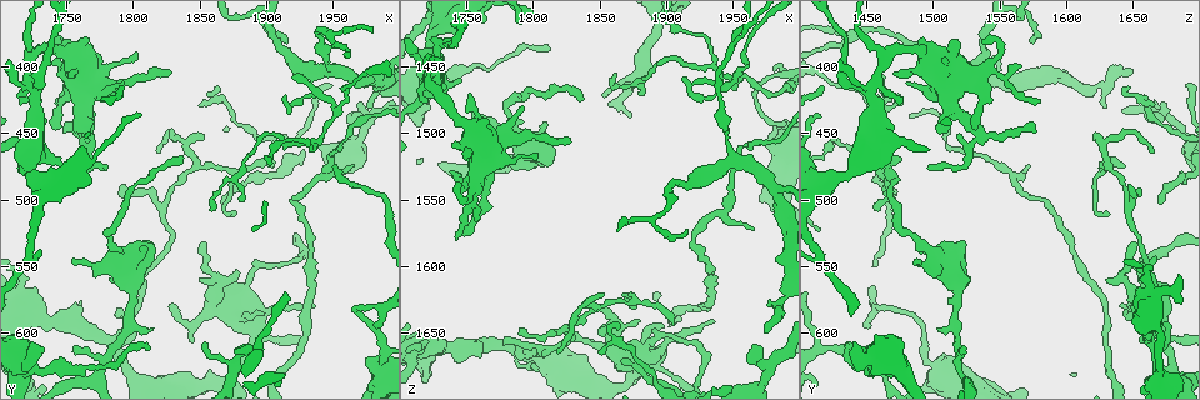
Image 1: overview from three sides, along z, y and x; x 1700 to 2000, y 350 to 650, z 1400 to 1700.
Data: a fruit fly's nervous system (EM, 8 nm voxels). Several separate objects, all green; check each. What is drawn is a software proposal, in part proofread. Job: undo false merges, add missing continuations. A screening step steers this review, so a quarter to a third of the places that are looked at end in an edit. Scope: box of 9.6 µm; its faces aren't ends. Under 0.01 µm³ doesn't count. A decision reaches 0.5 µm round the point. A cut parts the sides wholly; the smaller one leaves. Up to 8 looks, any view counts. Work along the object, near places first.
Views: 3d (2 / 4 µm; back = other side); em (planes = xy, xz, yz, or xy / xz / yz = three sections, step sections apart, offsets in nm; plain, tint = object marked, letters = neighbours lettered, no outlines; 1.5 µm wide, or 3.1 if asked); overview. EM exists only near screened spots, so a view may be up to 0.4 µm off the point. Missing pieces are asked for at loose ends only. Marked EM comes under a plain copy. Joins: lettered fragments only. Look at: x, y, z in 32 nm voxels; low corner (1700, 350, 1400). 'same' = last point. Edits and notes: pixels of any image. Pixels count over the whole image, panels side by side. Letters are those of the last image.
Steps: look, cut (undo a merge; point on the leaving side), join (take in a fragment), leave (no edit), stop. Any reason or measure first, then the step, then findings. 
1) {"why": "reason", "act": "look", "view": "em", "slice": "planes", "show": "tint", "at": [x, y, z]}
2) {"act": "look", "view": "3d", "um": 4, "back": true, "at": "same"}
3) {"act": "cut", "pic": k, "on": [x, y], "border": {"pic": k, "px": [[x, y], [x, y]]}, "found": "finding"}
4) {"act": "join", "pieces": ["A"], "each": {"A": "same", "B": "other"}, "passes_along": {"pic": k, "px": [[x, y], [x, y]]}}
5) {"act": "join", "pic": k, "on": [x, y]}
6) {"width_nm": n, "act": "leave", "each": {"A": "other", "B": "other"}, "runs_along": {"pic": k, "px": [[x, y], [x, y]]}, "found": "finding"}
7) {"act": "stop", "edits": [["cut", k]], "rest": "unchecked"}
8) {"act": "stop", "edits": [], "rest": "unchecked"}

{"why": "free end", "act": "look", "view": "em", "slice": "planes", "show": "letters", "at": [1920, 406, 1460]}

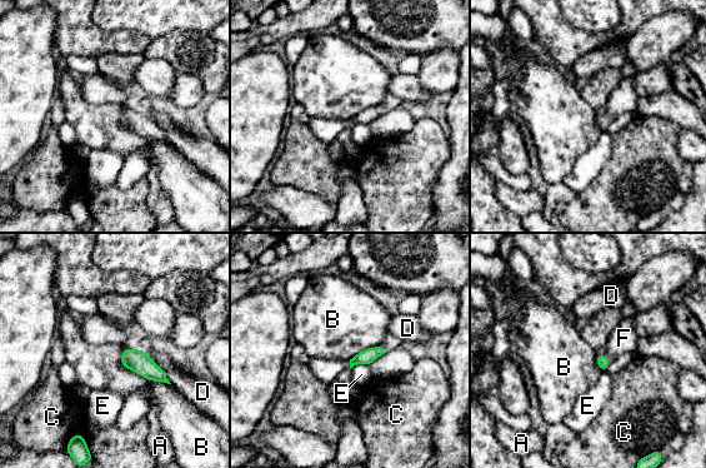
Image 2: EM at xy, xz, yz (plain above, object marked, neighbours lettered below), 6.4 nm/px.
{"width_nm": 80, "longest_contact_nm": ["B", 380], "act": "join", "pic": 2, "on": [624, 338], "each": {"A": "other", "B": "other", "C": "other", "D": "other", "E": "other", "F": "same"}, "found": "it goes on there"}

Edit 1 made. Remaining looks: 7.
{"why": "see it whole again", "act": "look", "view": "overview"}

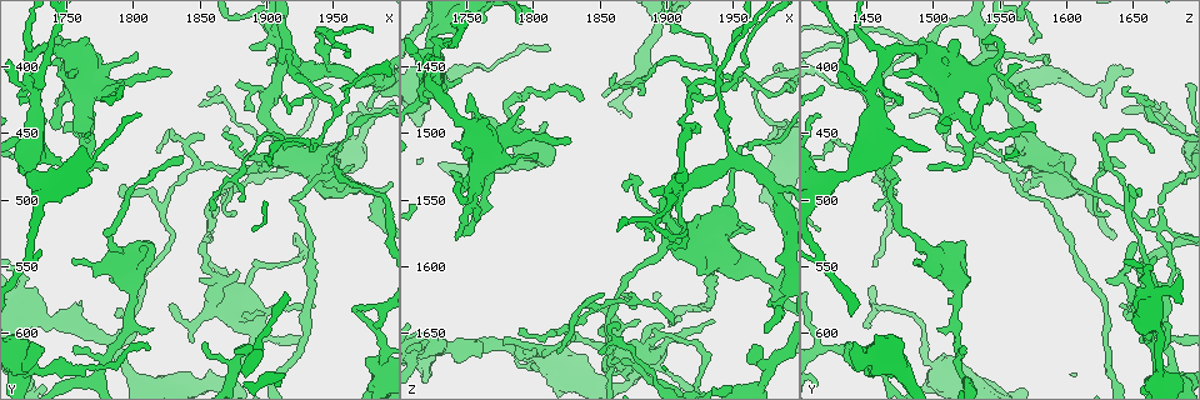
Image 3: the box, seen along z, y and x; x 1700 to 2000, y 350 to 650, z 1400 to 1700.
{"act": "look", "view": "3d", "um": 2, "at": [1730, 564, 1654]}

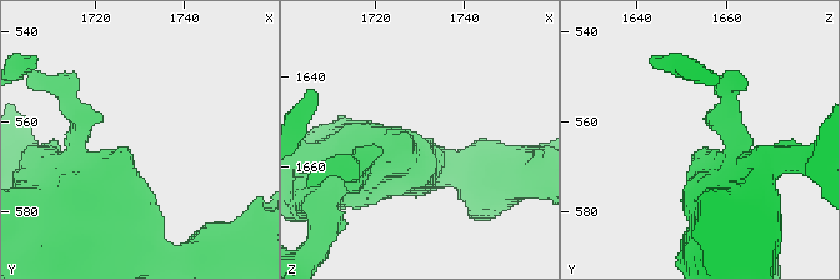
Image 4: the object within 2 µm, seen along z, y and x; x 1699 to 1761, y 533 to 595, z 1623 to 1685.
{"act": "look", "view": "em", "slice": "planes", "show": "letters", "at": [1727, 566, 1655]}

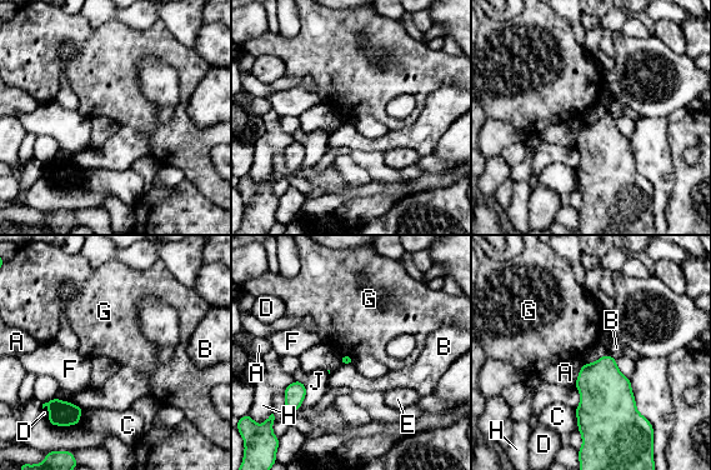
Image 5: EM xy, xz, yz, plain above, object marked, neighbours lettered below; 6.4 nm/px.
{"act": "leave", "each": {"A": "other", "B": "other", "C": "other", "D": "other", "E": "other", "F": "other", "G": "other", "H": "other", "J": "other"}, "border": {"pic": 5, "px": [[340, 363], [353, 364]]}, "found": "none of them fits"}

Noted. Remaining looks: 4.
{"act": "stop", "edits": [["join", 2]], "rest": "unchecked"}

